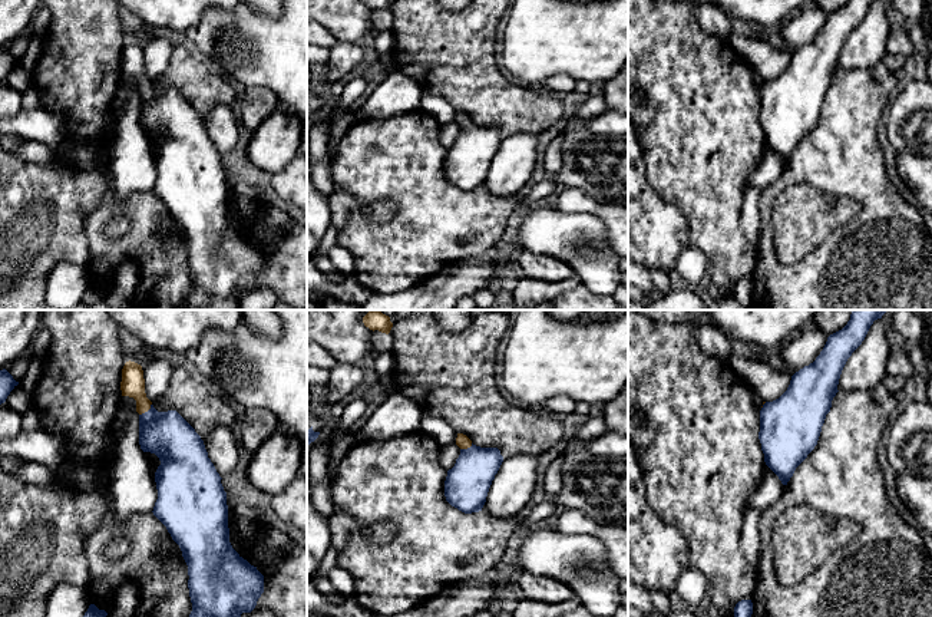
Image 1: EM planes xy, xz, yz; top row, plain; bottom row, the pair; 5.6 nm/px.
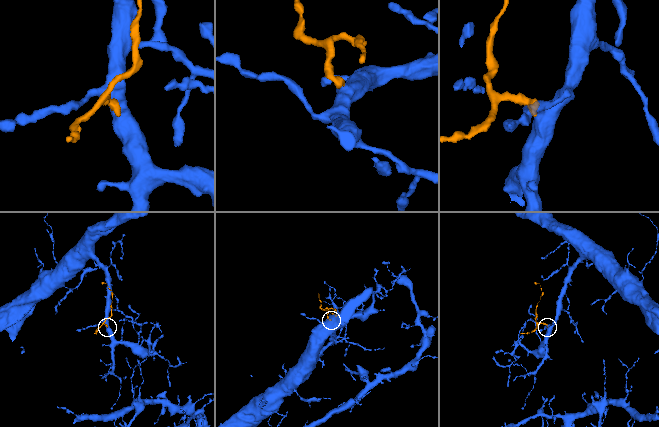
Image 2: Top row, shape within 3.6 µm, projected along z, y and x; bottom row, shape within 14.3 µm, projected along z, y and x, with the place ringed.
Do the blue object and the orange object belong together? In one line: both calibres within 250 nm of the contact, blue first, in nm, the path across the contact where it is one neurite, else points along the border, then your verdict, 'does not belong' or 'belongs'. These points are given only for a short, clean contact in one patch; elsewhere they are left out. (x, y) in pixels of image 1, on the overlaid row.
calibres 260 and 140 nm; way xy (168, 435), (148, 411), (132, 385); belongs

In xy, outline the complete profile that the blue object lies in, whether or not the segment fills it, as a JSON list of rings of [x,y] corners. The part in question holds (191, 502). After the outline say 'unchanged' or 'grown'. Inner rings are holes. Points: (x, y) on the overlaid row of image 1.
[[[130,360],[125,363],[120,390],[122,396],[136,400],[141,449],[155,453],[161,461],[155,472],[158,499],[152,512],[179,545],[188,565],[189,617],[241,617],[242,613],[251,613],[264,593],[264,575],[229,542],[227,492],[204,441],[176,410],[158,412],[153,408],[145,393],[141,364]]]; grown

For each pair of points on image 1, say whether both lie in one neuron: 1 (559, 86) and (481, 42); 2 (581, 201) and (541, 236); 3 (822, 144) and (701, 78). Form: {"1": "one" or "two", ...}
{"1": "two", "2": "two", "3": "two"}

